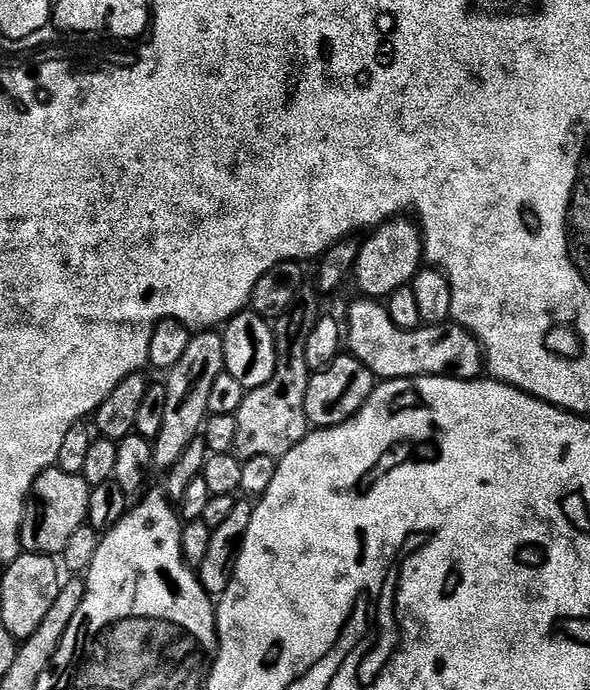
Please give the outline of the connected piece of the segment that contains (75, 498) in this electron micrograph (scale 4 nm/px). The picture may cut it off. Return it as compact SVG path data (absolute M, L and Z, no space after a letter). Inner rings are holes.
M55 466L44 472L37 472L20 521L21 549L53 558L64 553L66 542L70 542L74 530L88 523L92 489L93 485L87 484L80 474L66 474L66 470Z

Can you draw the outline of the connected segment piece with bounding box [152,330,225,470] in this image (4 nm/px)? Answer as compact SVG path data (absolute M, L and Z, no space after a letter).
M200 330L189 339L186 350L178 366L167 369L166 383L166 418L162 418L162 430L158 430L156 439L152 441L152 462L157 469L167 470L186 454L190 442L200 435L205 420L210 413L210 389L214 386L218 374L224 371L224 338L216 330Z

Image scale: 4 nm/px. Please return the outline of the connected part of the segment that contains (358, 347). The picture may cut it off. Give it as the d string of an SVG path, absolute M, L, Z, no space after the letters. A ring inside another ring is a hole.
M359 298L348 308L346 348L381 381L409 380L415 376L453 376L475 380L485 371L484 349L468 329L455 322L402 330L394 326L387 307L371 298Z

